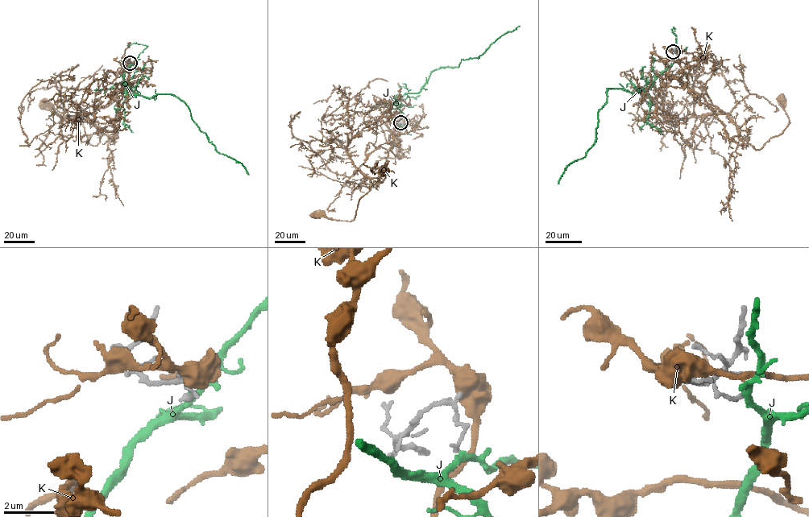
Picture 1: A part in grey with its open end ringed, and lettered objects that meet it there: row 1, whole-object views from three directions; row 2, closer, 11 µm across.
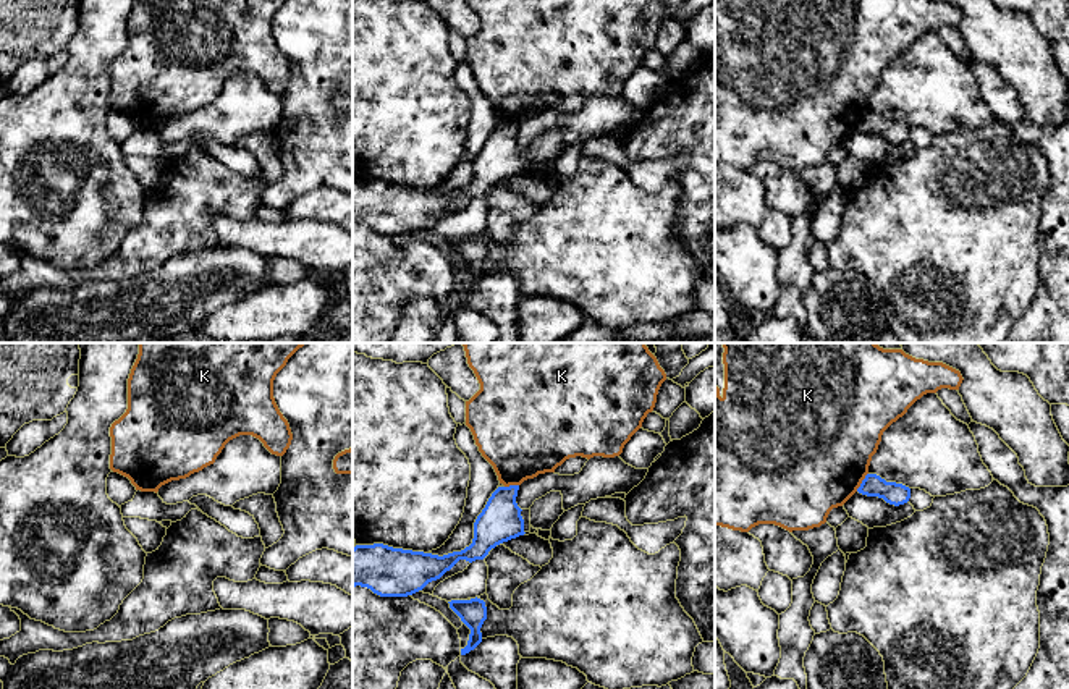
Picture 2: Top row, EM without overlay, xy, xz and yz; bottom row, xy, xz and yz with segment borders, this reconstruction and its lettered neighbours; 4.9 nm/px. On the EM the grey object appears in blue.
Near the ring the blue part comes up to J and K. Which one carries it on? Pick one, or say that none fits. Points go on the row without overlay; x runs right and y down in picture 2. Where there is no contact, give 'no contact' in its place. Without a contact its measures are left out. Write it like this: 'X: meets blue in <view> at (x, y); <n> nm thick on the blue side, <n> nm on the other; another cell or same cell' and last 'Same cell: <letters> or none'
J: no contact; another cell
K: meets blue in yz at (862, 120); 110 nm thick on the blue side, 480 nm on the other; another cell
Same cell: none

